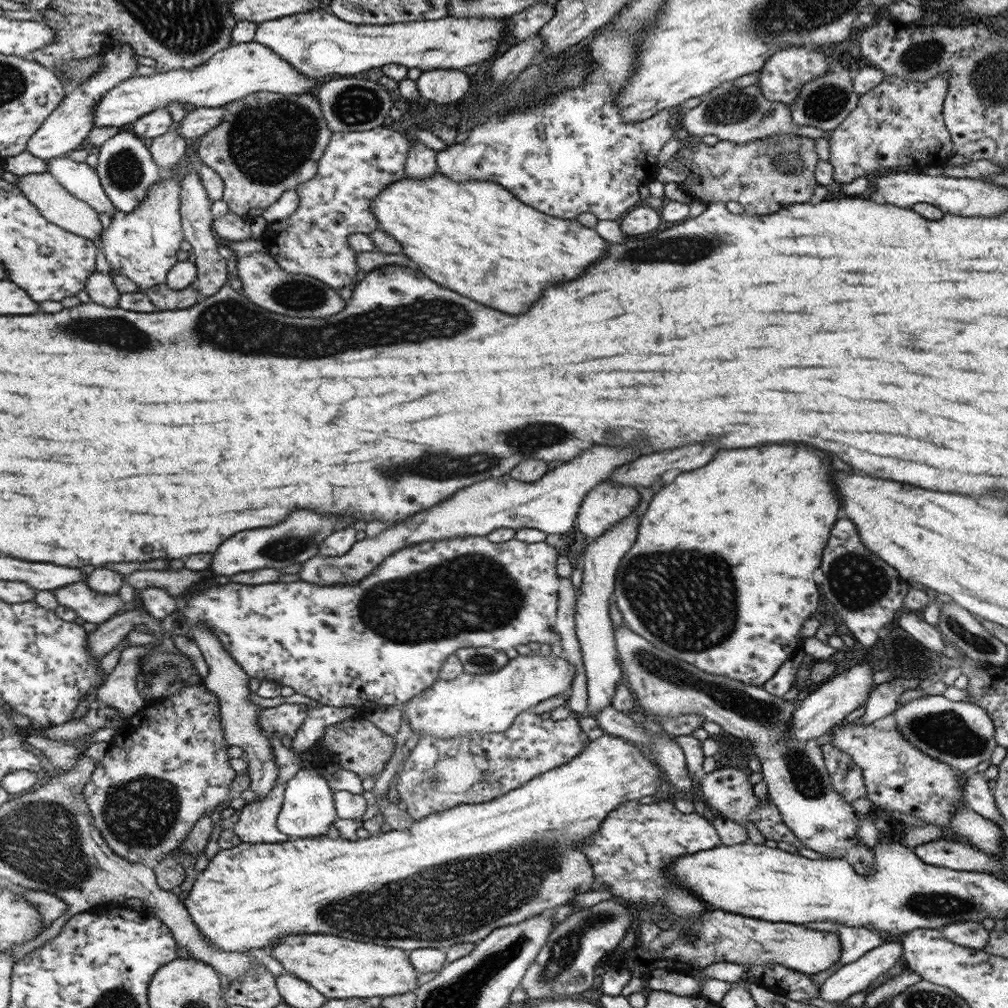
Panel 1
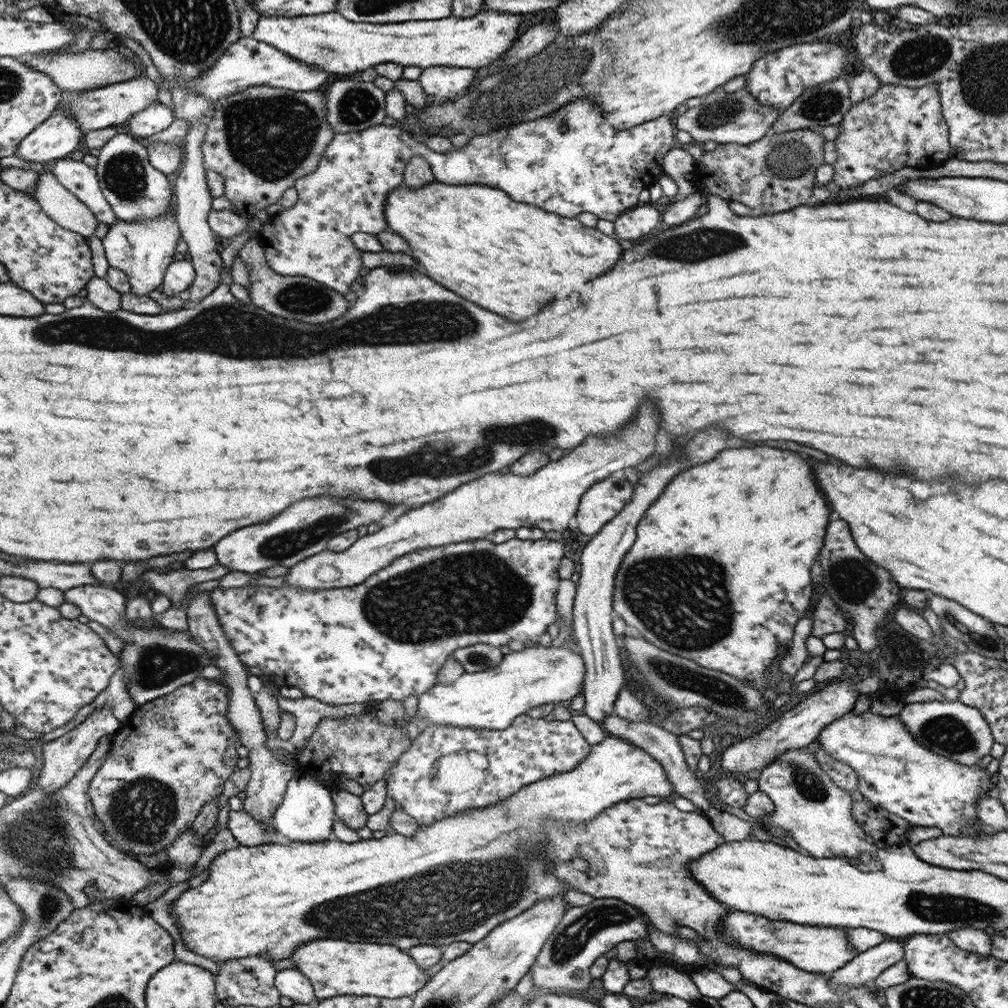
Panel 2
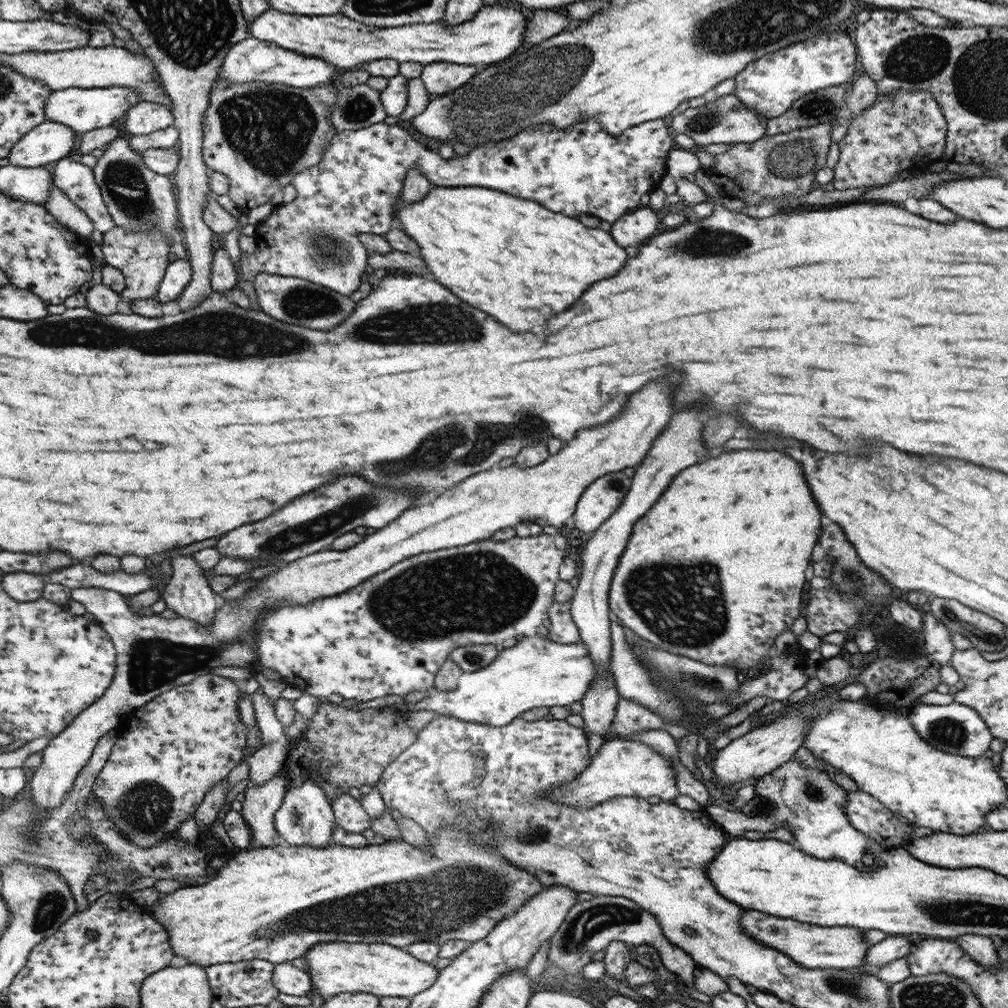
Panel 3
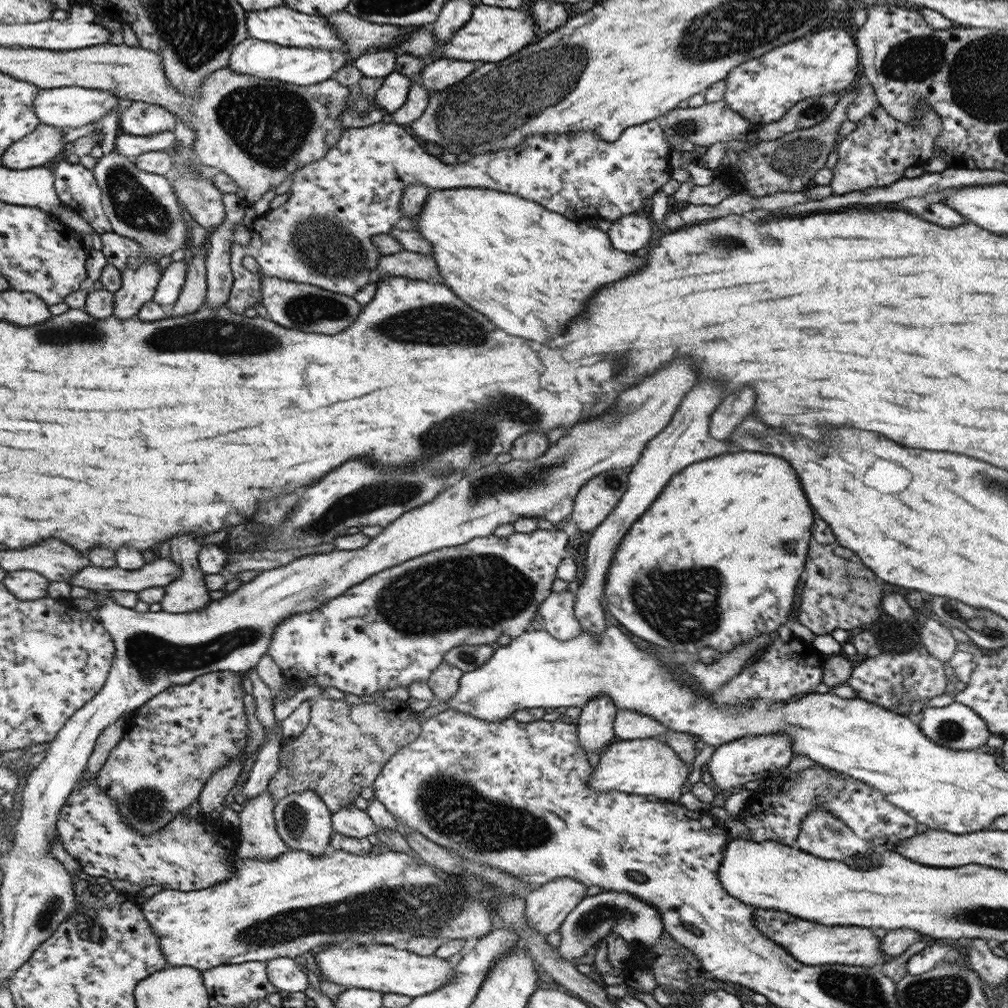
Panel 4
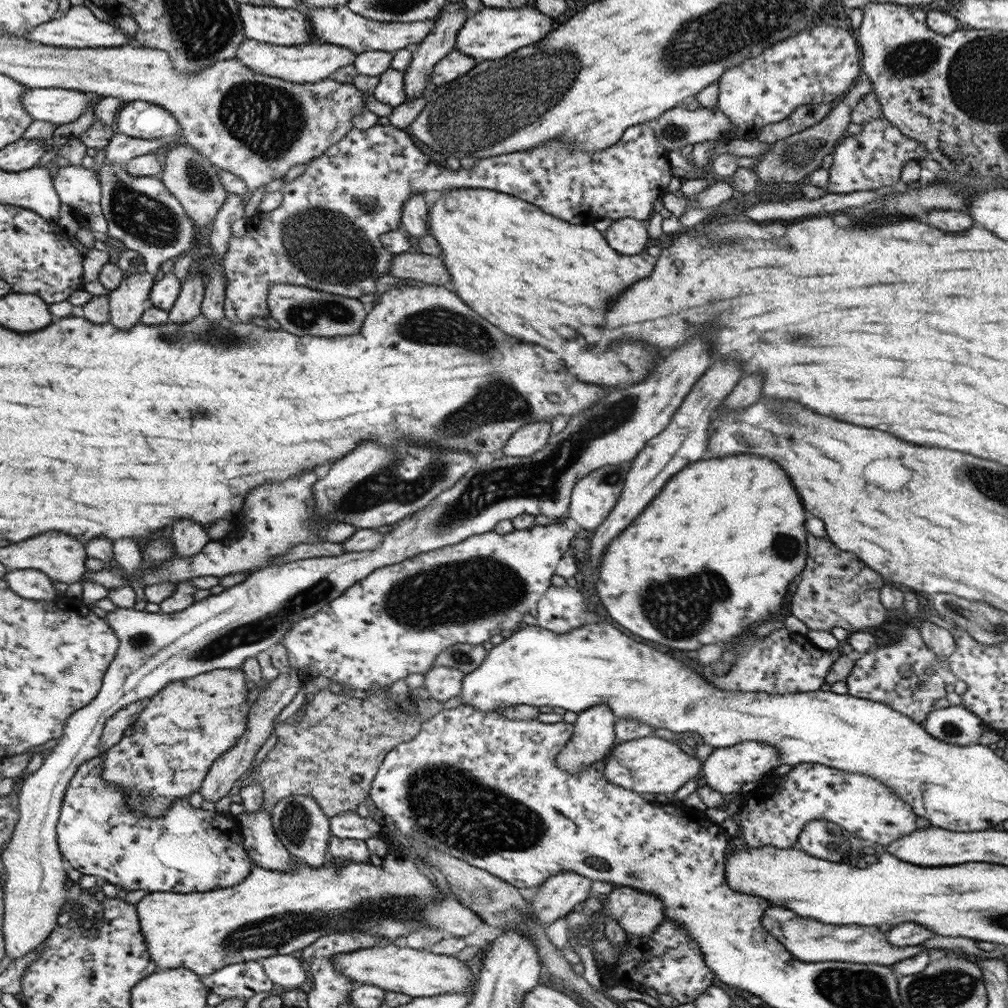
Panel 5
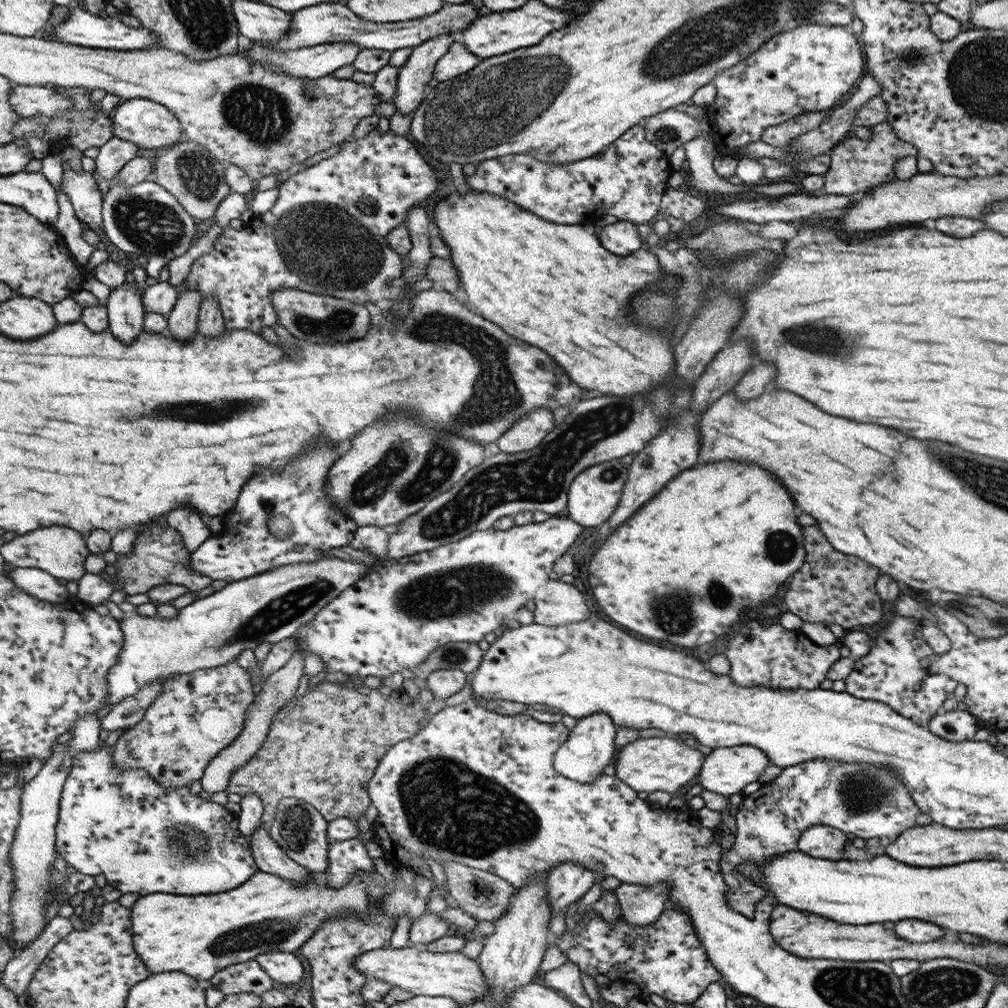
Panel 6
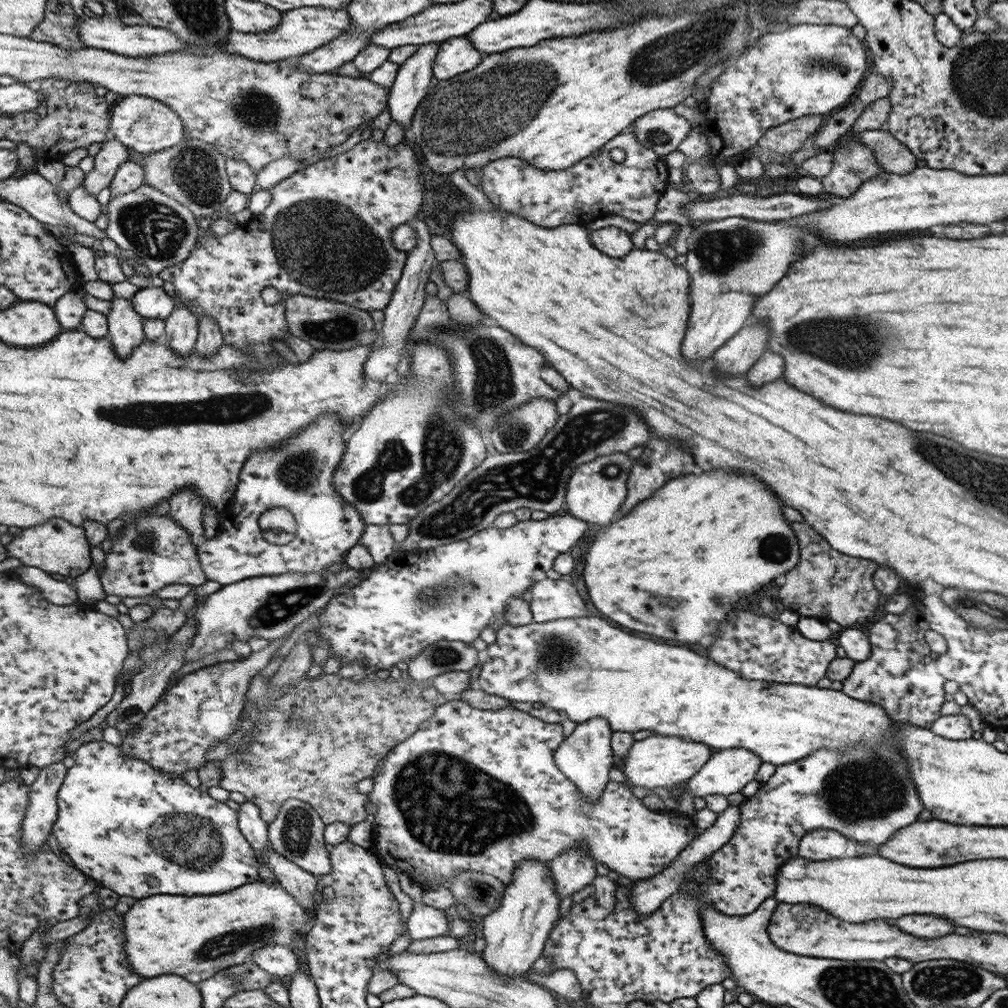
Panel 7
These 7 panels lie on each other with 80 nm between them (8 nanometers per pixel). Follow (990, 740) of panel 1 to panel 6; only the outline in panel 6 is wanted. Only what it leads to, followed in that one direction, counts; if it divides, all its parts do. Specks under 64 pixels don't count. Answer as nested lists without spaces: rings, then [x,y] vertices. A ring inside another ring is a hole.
[[[941,711],[930,720],[928,730],[943,740],[960,743],[973,740],[976,731],[979,730],[976,721],[977,719],[967,711]]]

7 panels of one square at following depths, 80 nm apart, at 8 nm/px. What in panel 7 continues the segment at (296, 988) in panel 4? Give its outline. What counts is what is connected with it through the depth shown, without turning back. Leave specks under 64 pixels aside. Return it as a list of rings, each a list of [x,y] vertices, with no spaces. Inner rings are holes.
[[[273,944],[259,948],[249,955],[247,960],[256,963],[277,981],[281,981],[282,978],[292,978],[300,969],[296,952],[284,945]]]

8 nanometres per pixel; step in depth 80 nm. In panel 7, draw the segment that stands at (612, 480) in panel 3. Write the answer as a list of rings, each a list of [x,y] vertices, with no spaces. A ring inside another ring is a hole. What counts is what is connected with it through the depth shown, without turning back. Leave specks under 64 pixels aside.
[[[615,452],[599,456],[596,460],[576,467],[574,474],[568,480],[566,496],[568,514],[588,523],[608,525],[624,504],[628,492],[627,480],[633,460],[628,457],[627,452]]]

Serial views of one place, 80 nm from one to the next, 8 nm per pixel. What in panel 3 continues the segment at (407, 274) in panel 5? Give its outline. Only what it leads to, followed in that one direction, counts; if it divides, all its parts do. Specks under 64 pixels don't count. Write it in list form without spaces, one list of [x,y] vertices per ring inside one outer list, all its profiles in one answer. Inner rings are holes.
[[[392,250],[388,254],[371,253],[368,256],[368,265],[373,269],[380,270],[399,270],[404,273],[432,278],[433,274],[428,272],[428,266],[422,258],[412,256],[412,253],[403,253]]]

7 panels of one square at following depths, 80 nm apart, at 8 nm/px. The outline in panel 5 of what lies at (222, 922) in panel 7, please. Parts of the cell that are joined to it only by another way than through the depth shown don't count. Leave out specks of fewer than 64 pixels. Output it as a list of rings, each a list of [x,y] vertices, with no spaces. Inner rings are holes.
[[[390,851],[382,859],[381,866],[375,866],[371,861],[346,861],[337,867],[333,860],[311,867],[304,861],[292,861],[287,871],[256,865],[242,883],[231,887],[208,892],[153,892],[145,895],[135,905],[151,959],[161,970],[187,968],[203,978],[229,964],[303,951],[325,934],[333,932],[366,932],[393,943],[399,936],[407,937],[419,928],[433,926],[444,932],[444,938],[449,936],[462,940],[483,924],[479,913],[468,907],[465,901],[460,901],[453,892],[448,896],[441,893],[432,880],[401,853]]]

